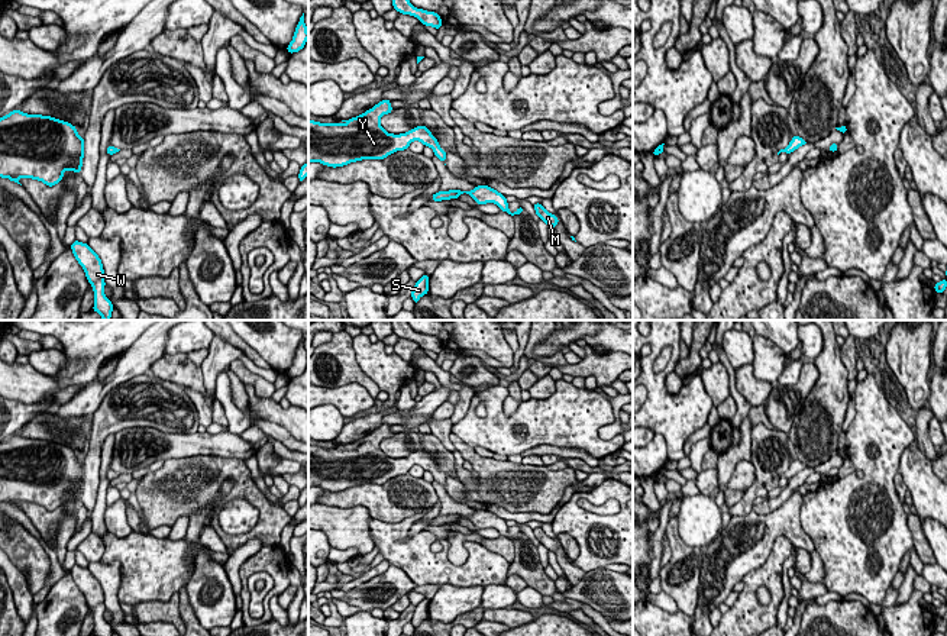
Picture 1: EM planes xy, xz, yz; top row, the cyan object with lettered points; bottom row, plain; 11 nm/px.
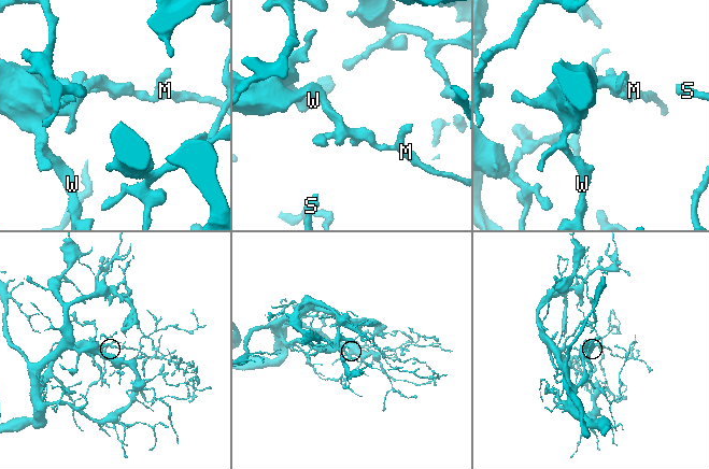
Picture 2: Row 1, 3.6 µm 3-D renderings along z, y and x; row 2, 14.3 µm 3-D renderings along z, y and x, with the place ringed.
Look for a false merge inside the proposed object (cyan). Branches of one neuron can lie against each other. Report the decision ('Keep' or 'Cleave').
Keep

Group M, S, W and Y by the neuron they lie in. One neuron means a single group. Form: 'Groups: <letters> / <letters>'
Groups: M S W Y

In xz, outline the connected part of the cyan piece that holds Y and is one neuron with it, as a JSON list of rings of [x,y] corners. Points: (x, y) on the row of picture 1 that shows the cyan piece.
[[[384,99],[365,113],[340,123],[308,120],[308,162],[337,168],[368,158],[385,159],[418,141],[445,164],[446,151],[424,125],[400,135],[388,133],[381,126],[381,117],[392,110],[391,100]]]

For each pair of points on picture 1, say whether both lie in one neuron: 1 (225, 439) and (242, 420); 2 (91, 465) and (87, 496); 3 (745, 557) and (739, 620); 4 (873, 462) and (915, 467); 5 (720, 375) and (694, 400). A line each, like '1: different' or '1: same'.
1: different
2: same
3: different
4: different
5: different

